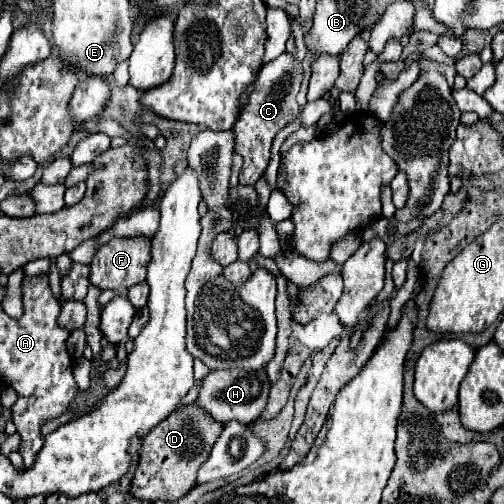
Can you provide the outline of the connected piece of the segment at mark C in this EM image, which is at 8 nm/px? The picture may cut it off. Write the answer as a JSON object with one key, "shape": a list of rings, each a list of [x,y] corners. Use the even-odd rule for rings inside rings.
{"shape":[[[280,54],[276,60],[264,64],[258,74],[256,88],[248,98],[246,108],[242,110],[240,118],[234,124],[236,132],[236,148],[234,152],[244,156],[244,166],[240,170],[240,184],[254,184],[270,162],[270,146],[276,134],[296,118],[298,104],[296,92],[302,84],[302,66],[294,54]]]}

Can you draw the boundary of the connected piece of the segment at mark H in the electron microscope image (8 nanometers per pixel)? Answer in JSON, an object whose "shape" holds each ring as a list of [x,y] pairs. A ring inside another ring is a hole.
{"shape":[[[232,368],[232,370],[212,370],[200,388],[198,404],[212,414],[214,420],[228,424],[228,420],[242,420],[244,424],[252,424],[264,410],[270,382],[268,378],[256,378],[258,372],[246,370],[246,368]]]}

